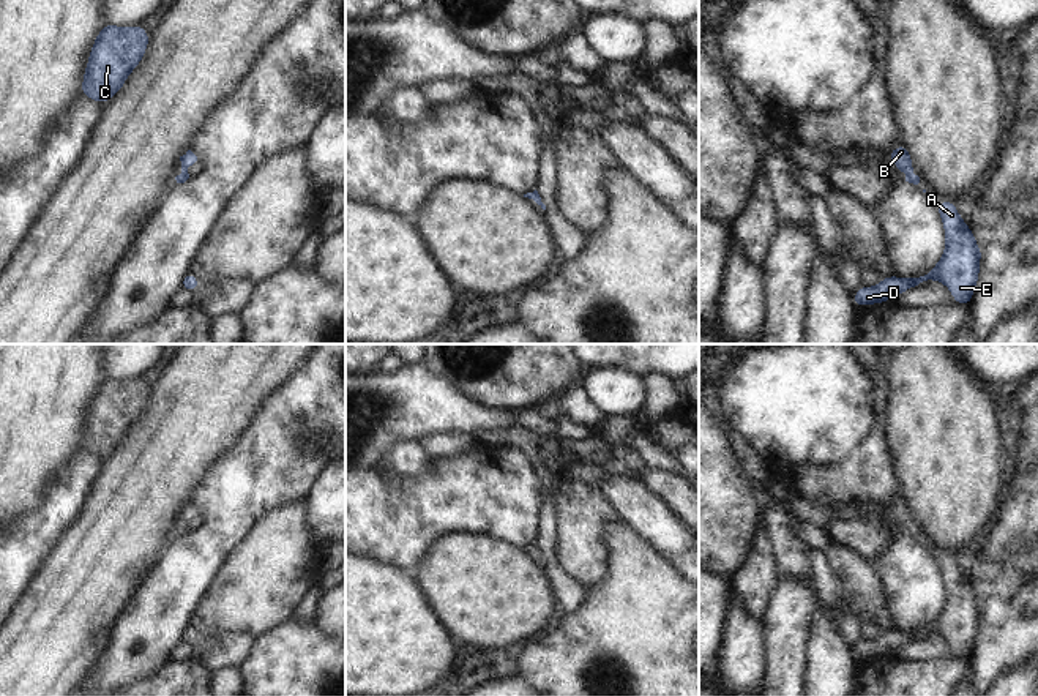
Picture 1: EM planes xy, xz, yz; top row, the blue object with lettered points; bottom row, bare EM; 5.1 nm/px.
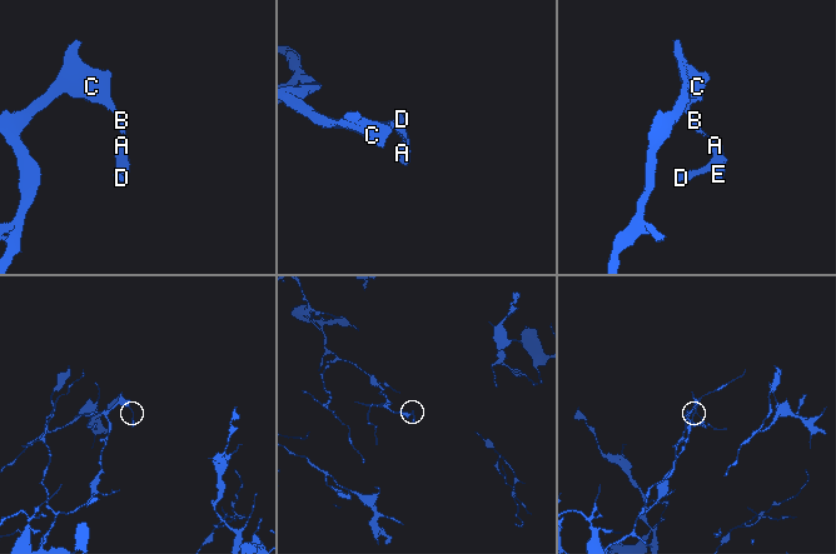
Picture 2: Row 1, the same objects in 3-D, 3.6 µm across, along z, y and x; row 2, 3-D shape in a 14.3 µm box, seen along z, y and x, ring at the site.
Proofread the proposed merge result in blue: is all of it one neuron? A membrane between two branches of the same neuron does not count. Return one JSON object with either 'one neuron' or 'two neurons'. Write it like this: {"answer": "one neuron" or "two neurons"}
{"answer": "one neuron"}

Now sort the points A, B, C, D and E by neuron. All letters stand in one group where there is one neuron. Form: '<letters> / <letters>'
A B C D E

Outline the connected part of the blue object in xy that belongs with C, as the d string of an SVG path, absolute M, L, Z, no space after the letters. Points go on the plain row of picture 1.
M104 376L90 402L80 448L99 458L112 453L142 415L148 395L140 377L118 380Z

